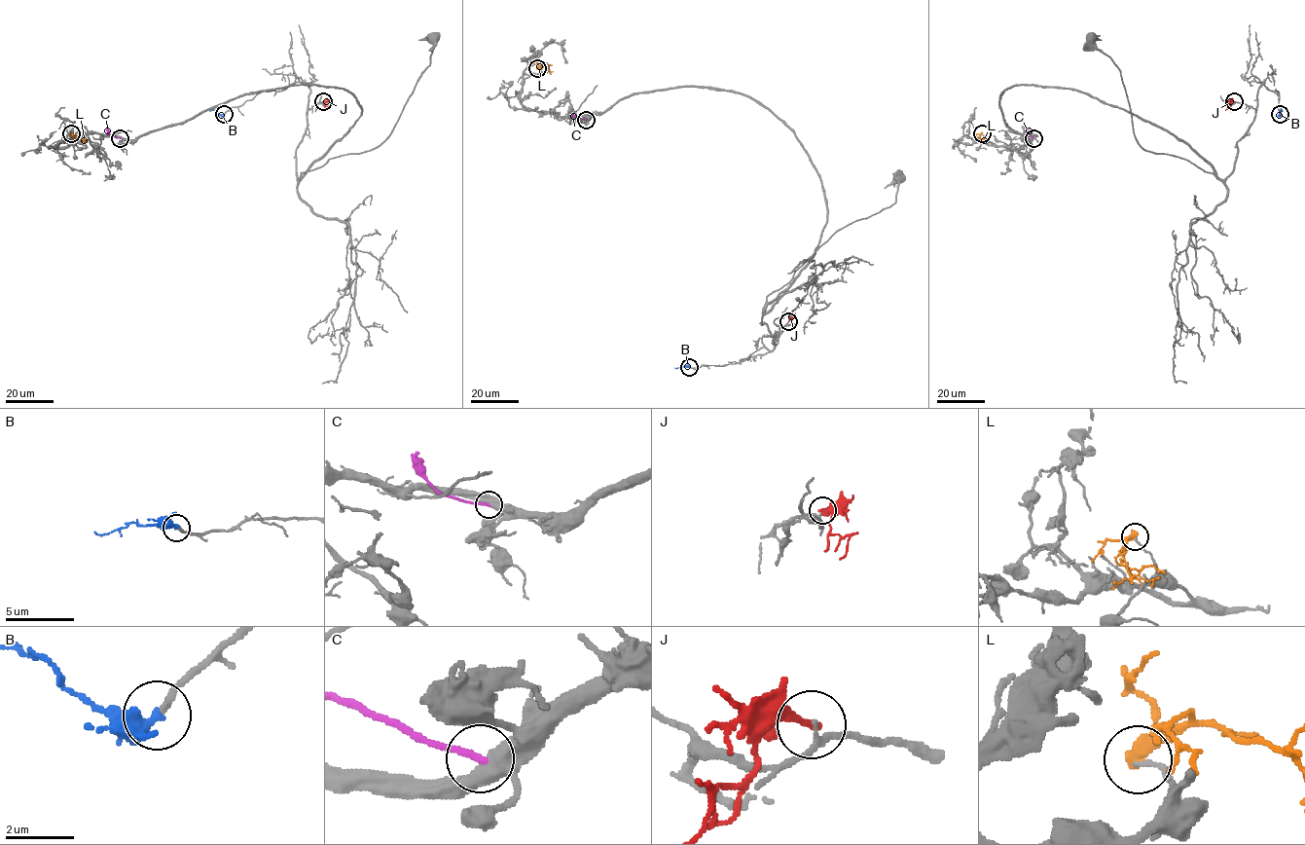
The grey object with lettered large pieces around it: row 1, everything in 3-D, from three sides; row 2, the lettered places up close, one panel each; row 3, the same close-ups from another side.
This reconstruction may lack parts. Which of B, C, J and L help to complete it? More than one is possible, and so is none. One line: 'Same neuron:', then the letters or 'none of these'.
Same neuron: B

